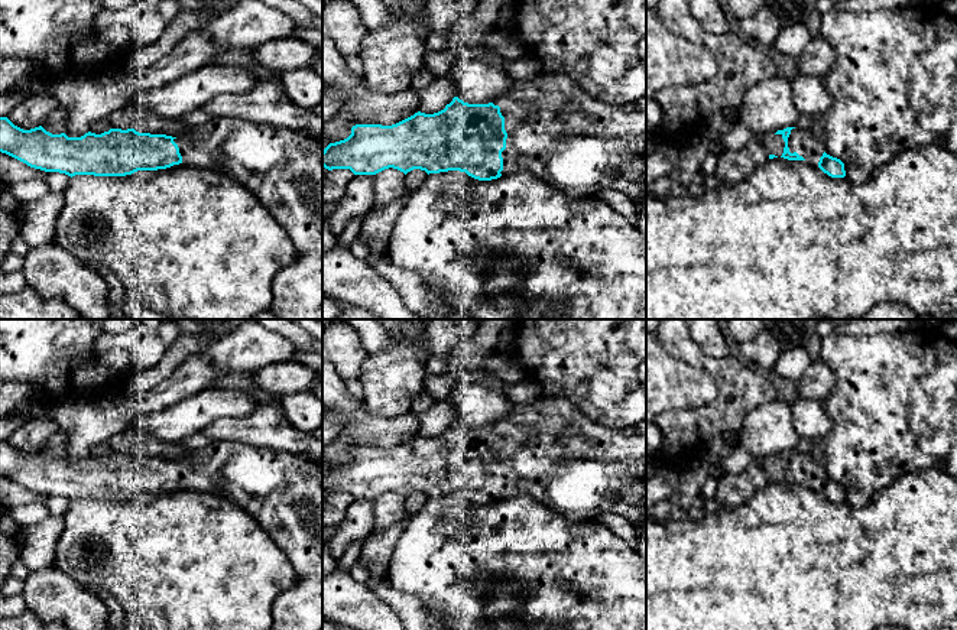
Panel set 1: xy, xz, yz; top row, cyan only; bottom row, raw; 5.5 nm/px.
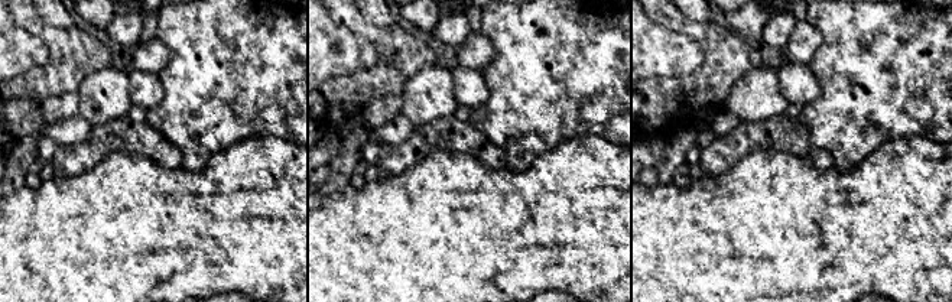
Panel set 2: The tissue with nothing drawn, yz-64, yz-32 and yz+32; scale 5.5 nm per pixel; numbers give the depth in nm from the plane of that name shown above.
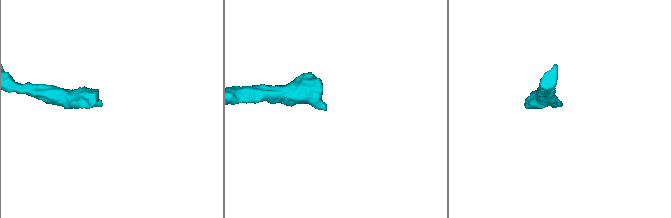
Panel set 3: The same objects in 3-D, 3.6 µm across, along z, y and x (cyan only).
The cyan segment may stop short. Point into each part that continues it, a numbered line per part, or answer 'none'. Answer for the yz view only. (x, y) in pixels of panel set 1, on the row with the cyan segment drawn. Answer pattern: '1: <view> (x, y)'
none

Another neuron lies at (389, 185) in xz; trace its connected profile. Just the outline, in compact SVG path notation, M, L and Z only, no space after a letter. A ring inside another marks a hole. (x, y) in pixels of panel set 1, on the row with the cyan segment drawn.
M389 168L374 175L374 198L372 210L379 211L406 192L405 173Z

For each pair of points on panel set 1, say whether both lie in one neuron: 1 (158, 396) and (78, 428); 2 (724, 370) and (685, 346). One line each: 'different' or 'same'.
1: same
2: same

